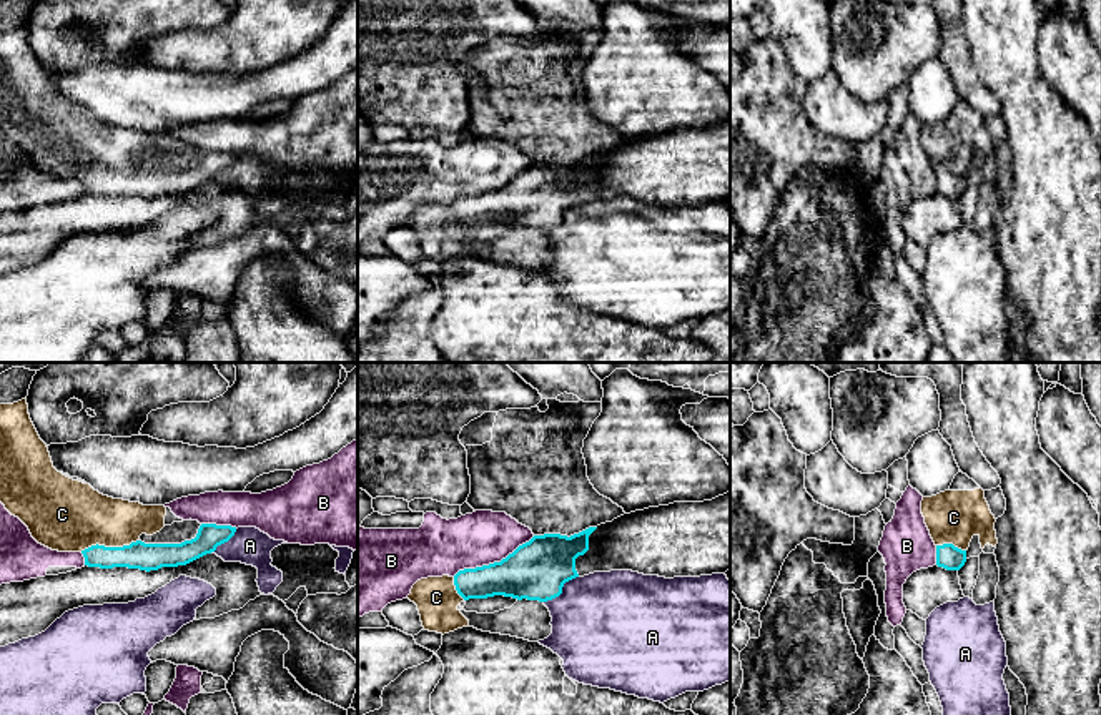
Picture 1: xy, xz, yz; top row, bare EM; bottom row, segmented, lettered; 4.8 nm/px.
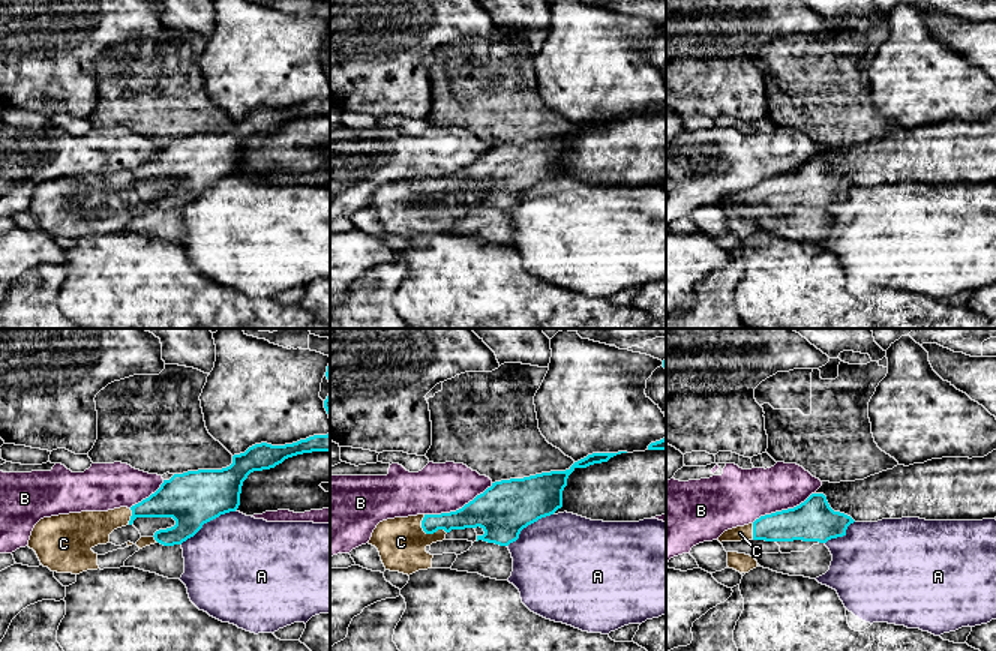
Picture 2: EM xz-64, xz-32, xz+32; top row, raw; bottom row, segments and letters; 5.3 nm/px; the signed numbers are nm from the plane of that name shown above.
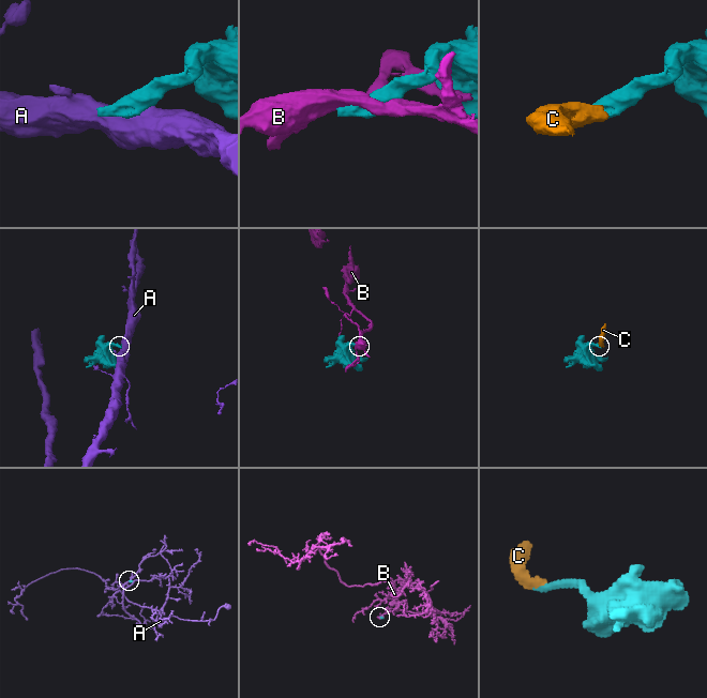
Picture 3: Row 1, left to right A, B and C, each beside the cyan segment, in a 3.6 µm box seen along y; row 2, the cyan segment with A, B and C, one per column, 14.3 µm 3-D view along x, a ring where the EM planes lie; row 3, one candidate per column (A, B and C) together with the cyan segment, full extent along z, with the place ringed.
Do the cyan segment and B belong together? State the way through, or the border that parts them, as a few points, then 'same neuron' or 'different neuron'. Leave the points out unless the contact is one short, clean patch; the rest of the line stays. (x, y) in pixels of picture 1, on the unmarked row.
different neuron

